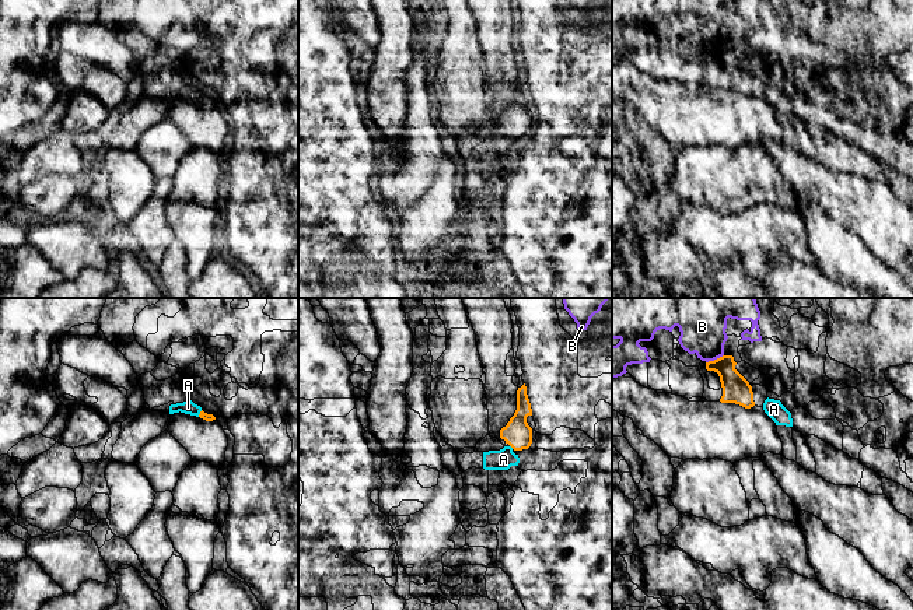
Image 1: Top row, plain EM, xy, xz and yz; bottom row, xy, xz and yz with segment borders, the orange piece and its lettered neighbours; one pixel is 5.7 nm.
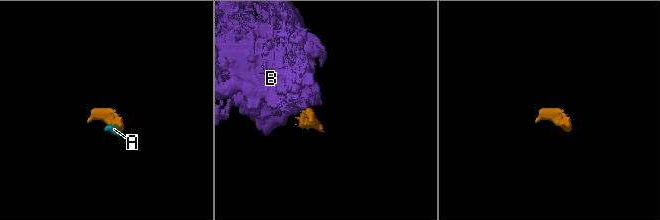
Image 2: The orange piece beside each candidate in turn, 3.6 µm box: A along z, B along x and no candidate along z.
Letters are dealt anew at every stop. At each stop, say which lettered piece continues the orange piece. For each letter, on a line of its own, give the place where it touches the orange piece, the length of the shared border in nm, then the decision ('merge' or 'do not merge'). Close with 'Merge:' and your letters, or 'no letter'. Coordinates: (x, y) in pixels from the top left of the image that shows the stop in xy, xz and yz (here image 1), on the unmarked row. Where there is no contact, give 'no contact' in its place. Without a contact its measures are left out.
A: contact xz (511, 133); length 30 nm; merge
B: contact yz (714, 46); length 120 nm; do not merge
Merge: A

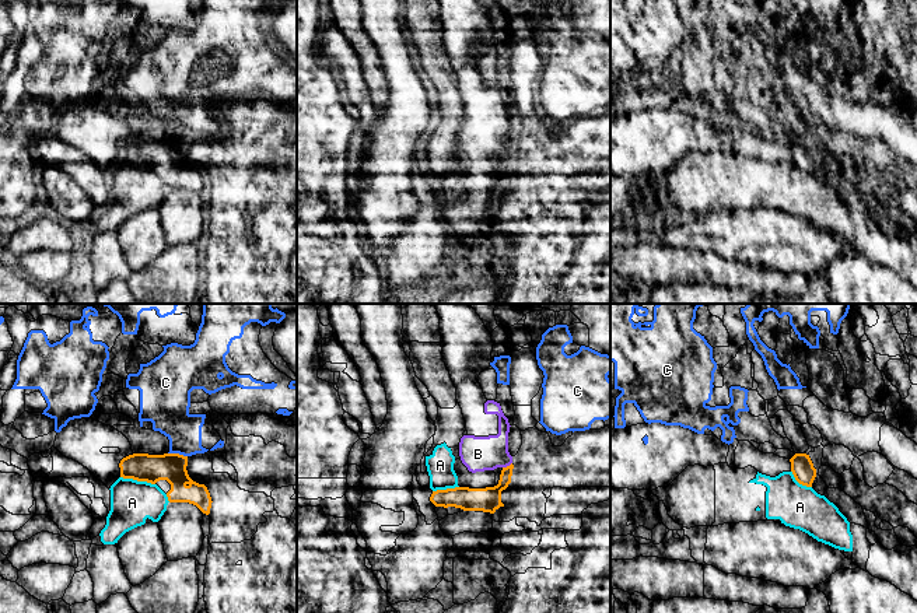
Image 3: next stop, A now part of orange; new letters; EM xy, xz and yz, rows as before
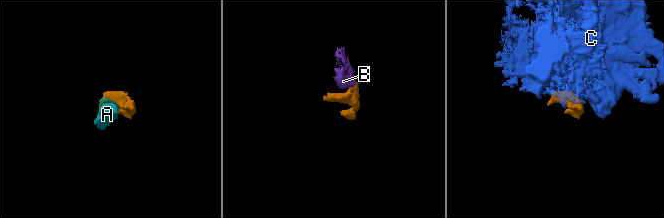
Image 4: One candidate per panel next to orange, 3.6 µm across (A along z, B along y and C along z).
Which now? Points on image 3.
A: contact xy (137, 167); length 200 nm; do not merge
B: contact xz (507, 153); length 70 nm; merge
C: contact xy (178, 140); length 110 nm; do not merge
Merge: B

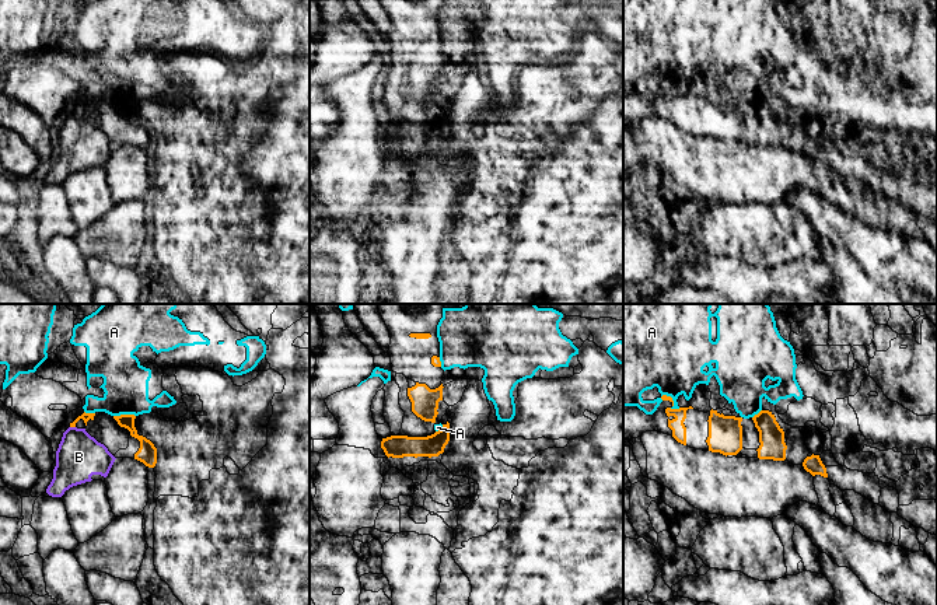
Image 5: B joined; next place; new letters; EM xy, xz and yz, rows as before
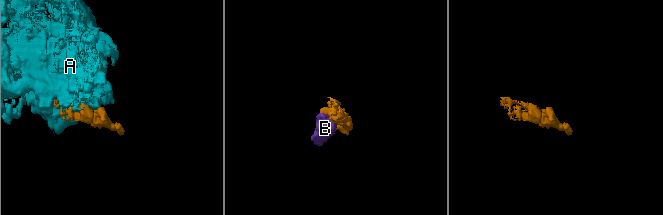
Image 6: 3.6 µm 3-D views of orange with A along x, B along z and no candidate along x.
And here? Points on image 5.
A: contact xy (123, 101); length 130 nm; do not merge
B: contact xy (73, 112); length 30 nm; do not merge
Merge: no letter

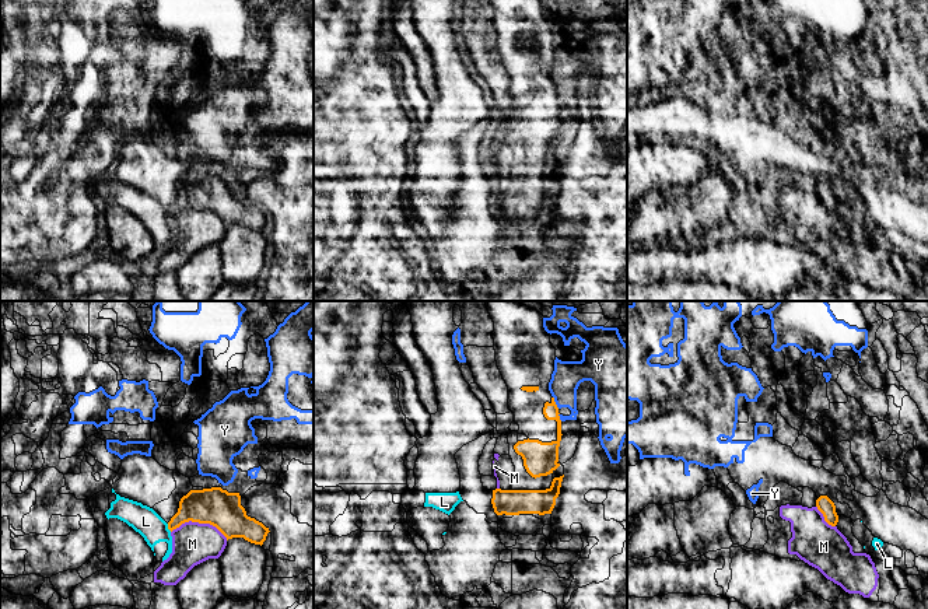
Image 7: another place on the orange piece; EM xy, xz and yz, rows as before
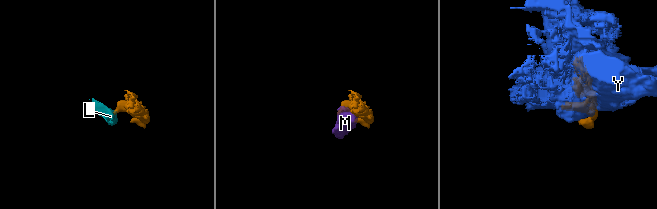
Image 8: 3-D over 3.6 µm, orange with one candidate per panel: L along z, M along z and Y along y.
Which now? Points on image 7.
L: contact xy (168, 214); length 50 nm; do not merge
M: contact xy (199, 209); length 340 nm; do not merge
Y: contact xz (554, 88); length 80 nm; do not merge
Merge: no letter

